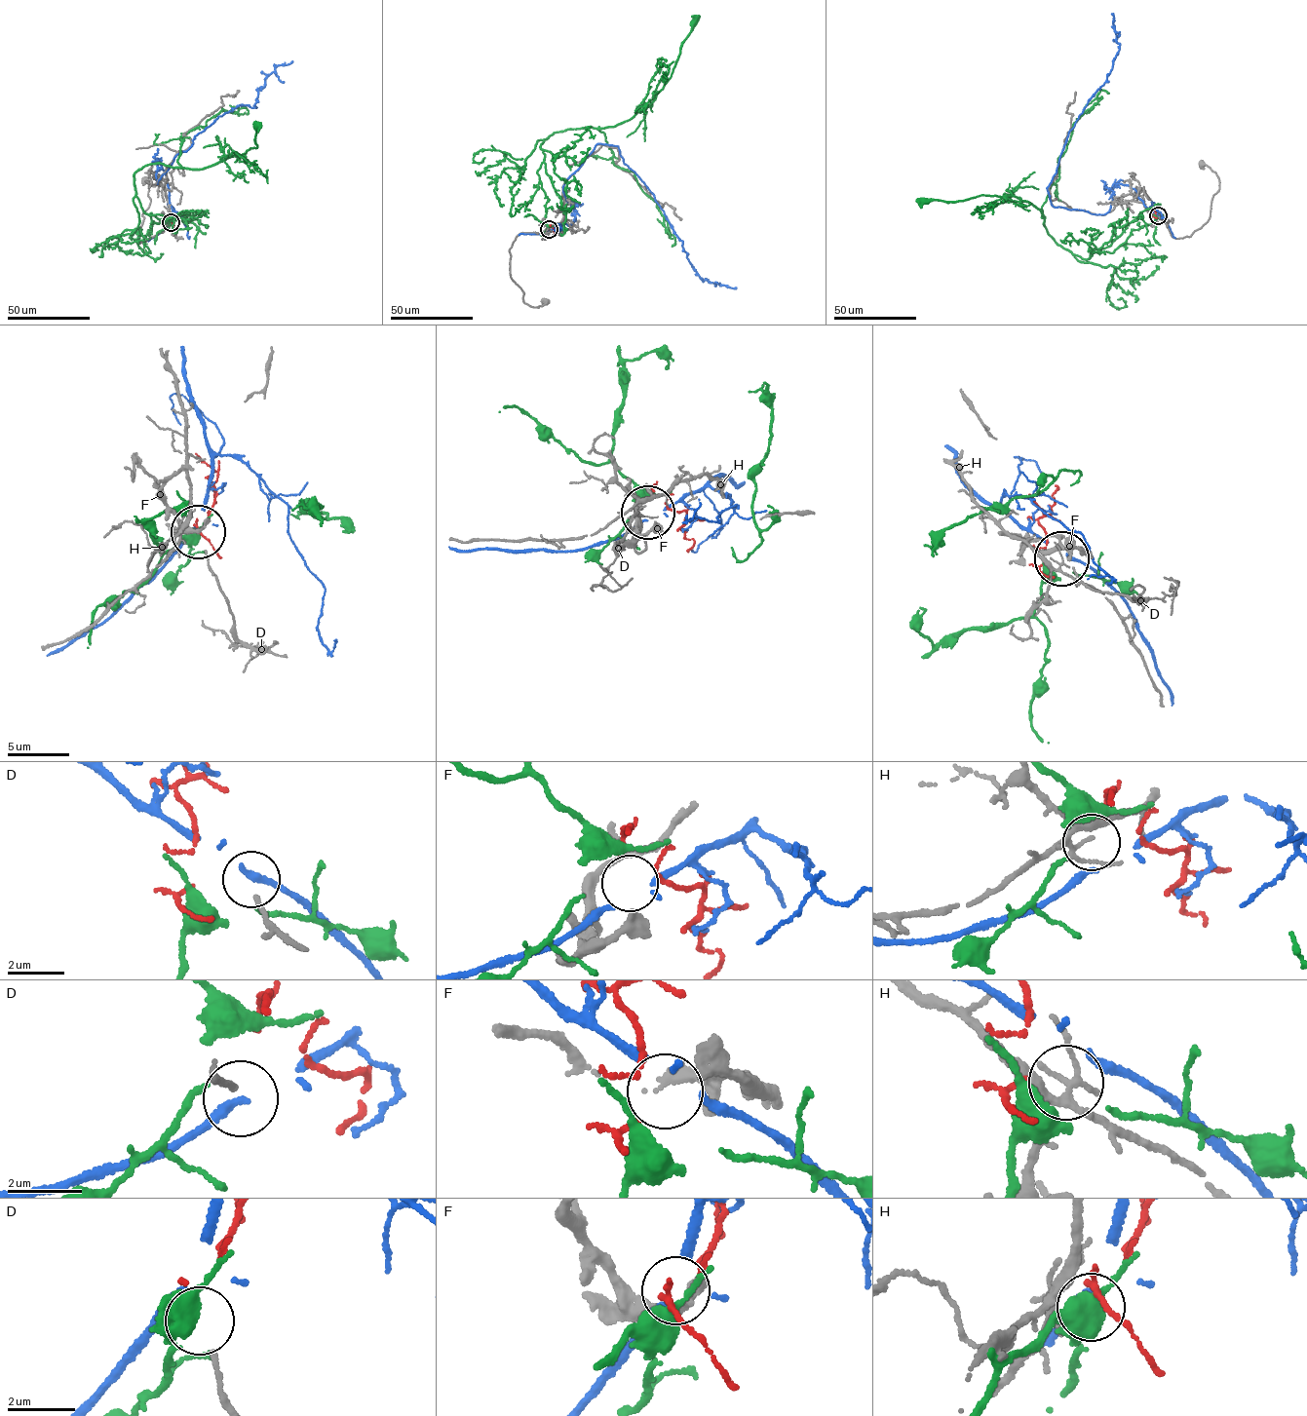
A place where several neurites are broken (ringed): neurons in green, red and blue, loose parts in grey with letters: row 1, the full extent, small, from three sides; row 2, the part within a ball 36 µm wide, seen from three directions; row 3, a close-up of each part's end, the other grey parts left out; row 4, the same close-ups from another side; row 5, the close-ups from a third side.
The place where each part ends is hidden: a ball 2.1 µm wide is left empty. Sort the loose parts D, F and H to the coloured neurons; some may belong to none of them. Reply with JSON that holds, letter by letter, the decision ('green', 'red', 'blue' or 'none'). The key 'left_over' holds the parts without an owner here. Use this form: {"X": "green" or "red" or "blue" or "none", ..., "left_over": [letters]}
{"D": "blue", "F": "none", "H": "red", "left_over": ["F"]}

